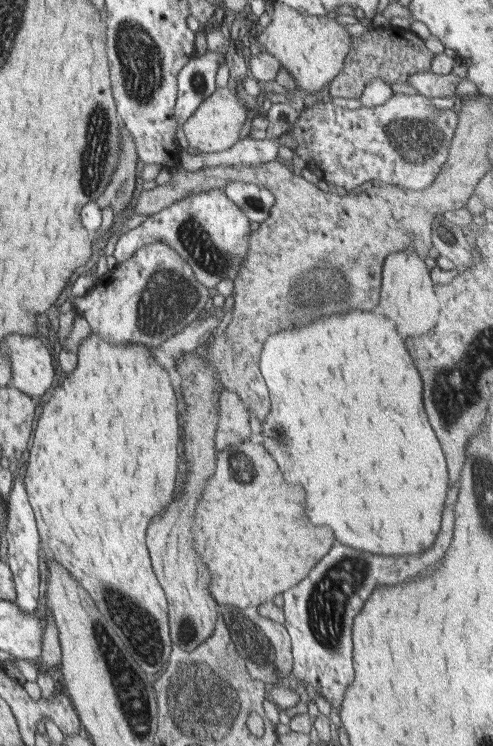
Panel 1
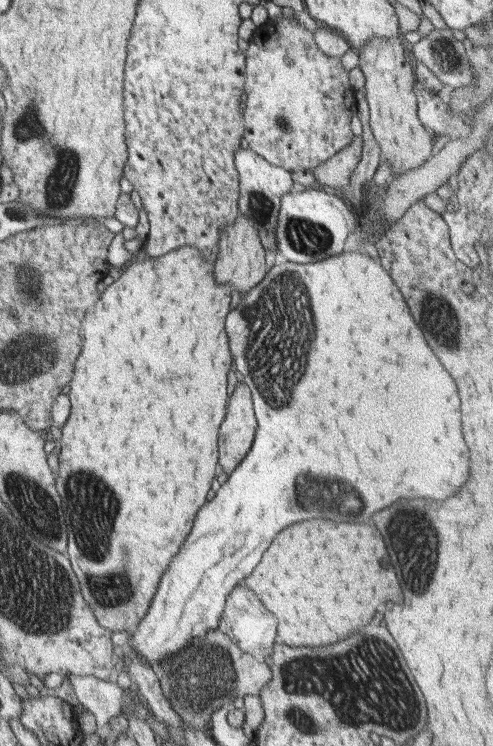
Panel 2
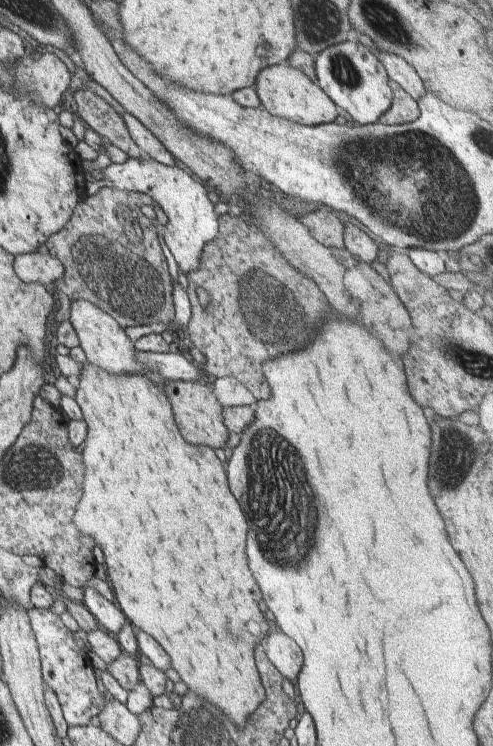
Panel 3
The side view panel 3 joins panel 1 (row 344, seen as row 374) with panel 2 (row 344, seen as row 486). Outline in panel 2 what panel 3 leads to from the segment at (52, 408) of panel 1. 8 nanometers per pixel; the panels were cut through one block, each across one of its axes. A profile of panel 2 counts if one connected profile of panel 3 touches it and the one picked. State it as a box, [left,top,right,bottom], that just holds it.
[55,246,233,631]

